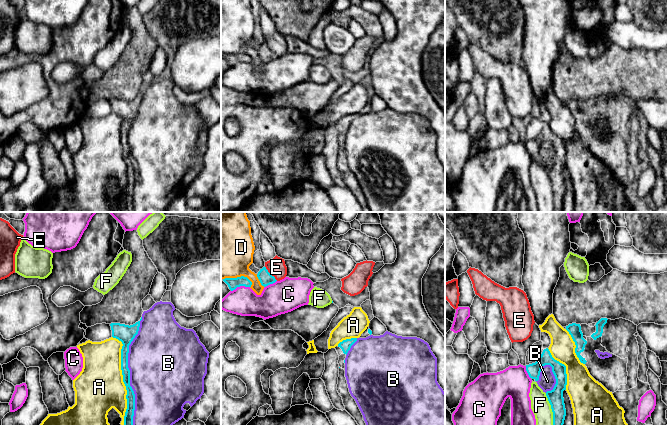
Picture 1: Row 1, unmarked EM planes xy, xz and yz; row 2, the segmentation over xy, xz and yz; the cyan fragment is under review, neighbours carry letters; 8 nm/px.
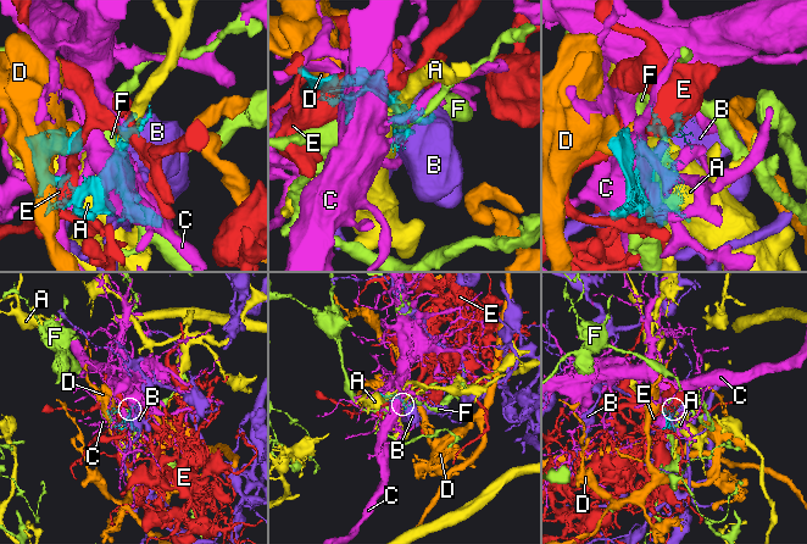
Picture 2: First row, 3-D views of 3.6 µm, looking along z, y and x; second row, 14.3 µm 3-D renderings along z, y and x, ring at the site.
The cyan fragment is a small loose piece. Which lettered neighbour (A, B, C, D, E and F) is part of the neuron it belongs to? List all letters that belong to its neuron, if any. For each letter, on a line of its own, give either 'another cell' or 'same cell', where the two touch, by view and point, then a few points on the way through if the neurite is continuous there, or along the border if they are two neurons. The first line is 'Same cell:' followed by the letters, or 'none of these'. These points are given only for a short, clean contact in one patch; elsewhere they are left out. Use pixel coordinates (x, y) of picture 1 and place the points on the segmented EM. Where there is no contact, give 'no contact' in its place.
Same cell: none of these
A: another cell; contact xy (123, 379)
B: another cell; contact xy (129, 371)
C: another cell; contact xz (240, 285)
D: another cell; contact xz (238, 277)
E: another cell; contact xz (269, 273)
F: another cell; contact yz (551, 408)

